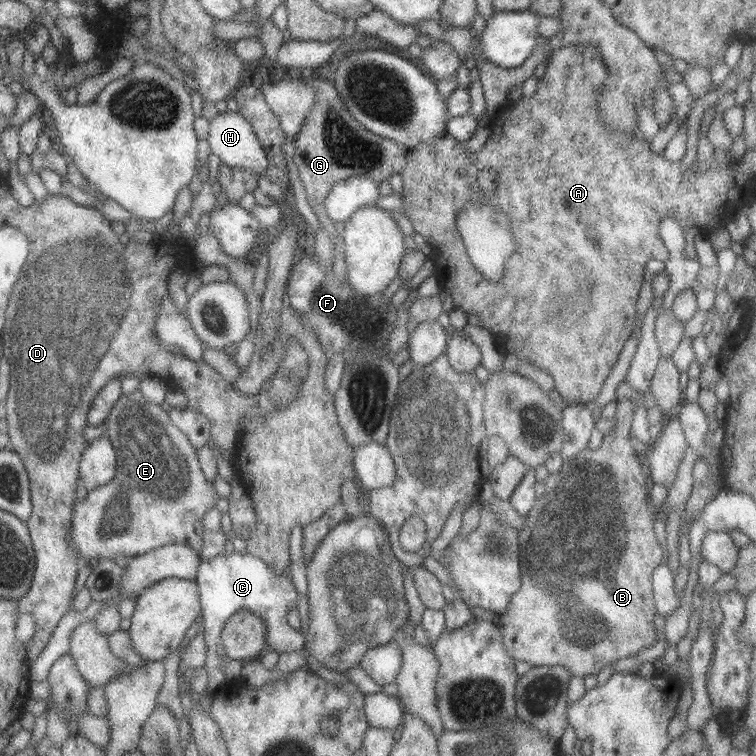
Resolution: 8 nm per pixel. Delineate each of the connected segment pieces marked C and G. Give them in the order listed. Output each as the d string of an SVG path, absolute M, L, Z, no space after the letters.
M220 553L213 558L201 560L194 578L199 597L200 614L203 622L203 642L205 642L205 659L203 669L207 680L205 693L211 695L225 681L221 671L221 658L217 656L217 644L225 621L235 612L245 610L253 612L265 624L265 642L268 650L291 652L302 650L302 634L287 623L287 612L295 607L297 591L285 572L273 573L273 569L264 560L247 553Z
M307 78L298 79L305 85L311 85L315 89L315 96L313 96L313 106L309 108L301 128L297 130L295 138L290 139L293 144L292 162L295 164L294 169L297 170L303 190L305 190L307 204L315 214L319 226L323 226L323 229L314 232L315 260L319 266L329 268L332 266L335 236L340 233L340 226L329 222L329 218L325 217L325 211L320 206L325 194L328 194L329 189L339 180L351 176L369 177L375 184L387 181L403 168L405 154L409 150L405 148L405 145L374 135L355 122L336 94L335 87L329 82L307 80Z

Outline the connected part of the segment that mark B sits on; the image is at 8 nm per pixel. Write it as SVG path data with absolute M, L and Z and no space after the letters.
M629 399L617 402L616 412L612 419L615 422L615 426L608 432L603 433L601 446L596 450L590 450L586 447L572 460L563 462L559 472L547 474L547 477L542 480L544 486L543 495L539 499L535 499L535 502L531 505L530 512L523 518L523 527L516 530L520 585L511 595L506 609L498 616L497 623L497 627L501 629L501 643L503 643L505 653L514 661L523 661L531 665L531 667L559 666L568 671L570 676L584 679L590 674L597 675L599 670L609 663L635 655L642 648L652 647L657 640L657 632L655 632L655 626L653 625L653 618L655 618L656 612L653 606L650 580L653 569L661 563L661 559L665 556L659 542L654 538L652 530L652 524L658 517L658 513L657 509L652 508L649 503L648 489L650 484L647 482L647 471L643 466L642 458L634 452L630 444L632 406L635 405Z

